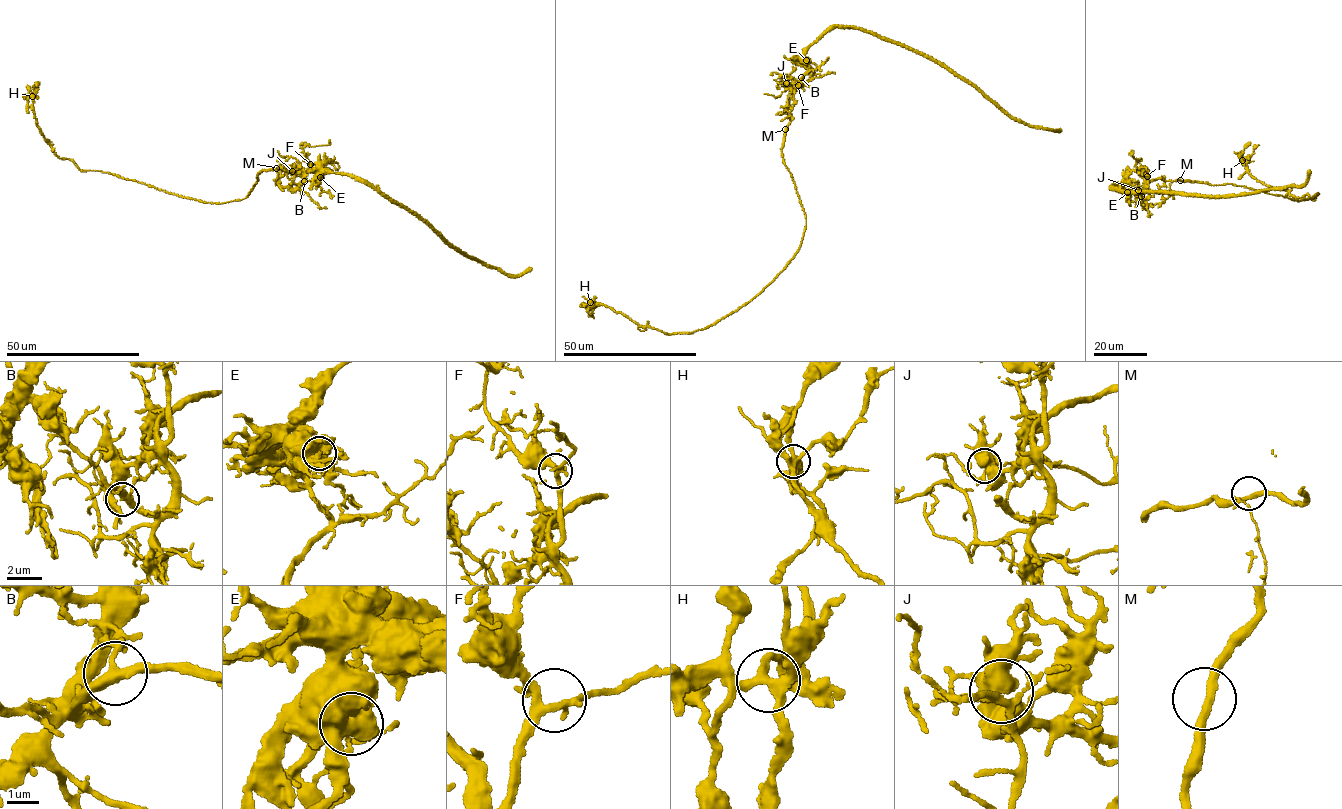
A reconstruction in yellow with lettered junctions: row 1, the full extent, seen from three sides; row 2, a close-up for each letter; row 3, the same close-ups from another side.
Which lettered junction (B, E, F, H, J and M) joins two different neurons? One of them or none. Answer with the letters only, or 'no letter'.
E

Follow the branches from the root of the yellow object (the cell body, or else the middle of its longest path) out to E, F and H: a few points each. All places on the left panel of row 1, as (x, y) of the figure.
E: (277, 168), (298, 166), (303, 170), (305, 181), (315, 181), (320, 173), (320, 177)
F: (277, 168), (285, 169), (294, 165), (306, 174), (310, 164)
H: (277, 168), (257, 174), (247, 196), (221, 204), (81, 170), (55, 155), (44, 140), (32, 96)

